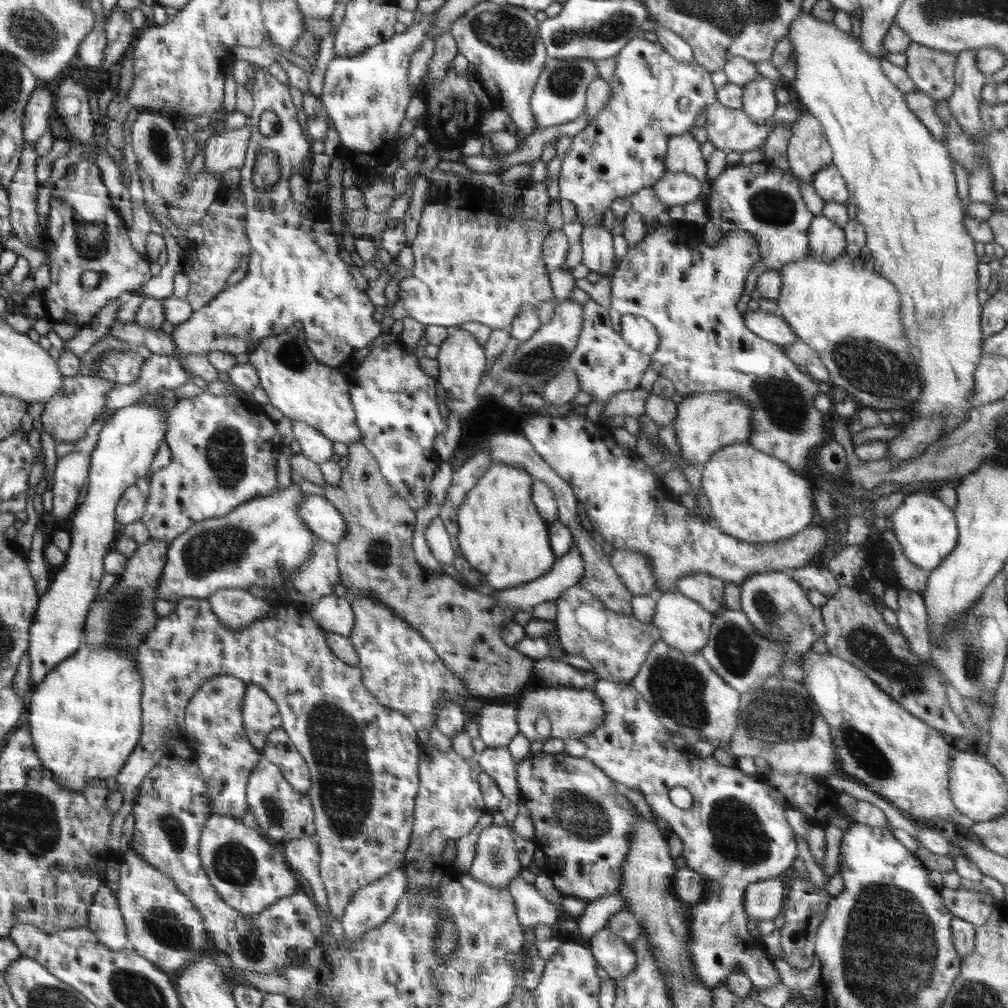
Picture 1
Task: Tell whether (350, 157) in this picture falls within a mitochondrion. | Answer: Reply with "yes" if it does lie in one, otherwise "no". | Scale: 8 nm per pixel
no

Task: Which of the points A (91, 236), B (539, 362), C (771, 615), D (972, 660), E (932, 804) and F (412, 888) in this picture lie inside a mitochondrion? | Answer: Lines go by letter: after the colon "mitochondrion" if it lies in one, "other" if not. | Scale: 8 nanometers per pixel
A: mitochondrion
B: mitochondrion
C: mitochondrion
D: mitochondrion
E: other
F: other

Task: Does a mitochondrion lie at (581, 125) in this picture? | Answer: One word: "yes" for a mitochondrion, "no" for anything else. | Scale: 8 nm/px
no

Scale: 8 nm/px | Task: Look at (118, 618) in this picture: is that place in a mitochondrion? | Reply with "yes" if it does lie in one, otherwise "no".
yes

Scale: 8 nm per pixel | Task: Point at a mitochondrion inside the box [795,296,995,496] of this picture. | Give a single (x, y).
(874, 369)

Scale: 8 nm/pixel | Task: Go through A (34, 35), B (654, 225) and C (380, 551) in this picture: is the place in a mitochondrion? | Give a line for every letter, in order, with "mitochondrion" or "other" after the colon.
A: mitochondrion
B: other
C: mitochondrion

